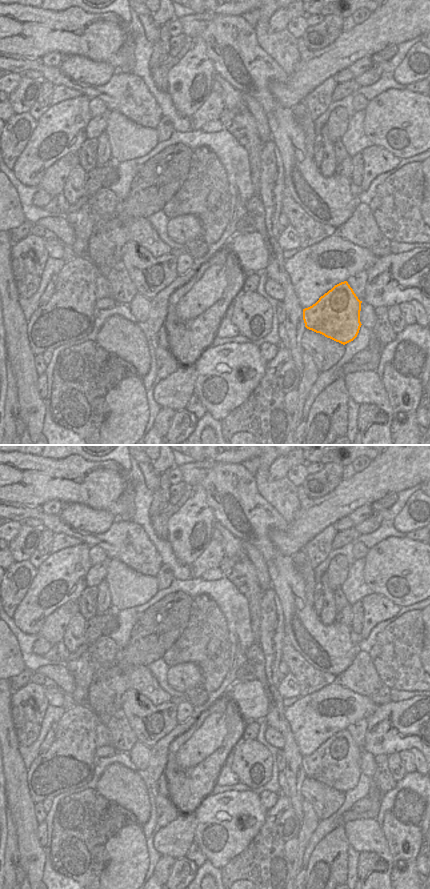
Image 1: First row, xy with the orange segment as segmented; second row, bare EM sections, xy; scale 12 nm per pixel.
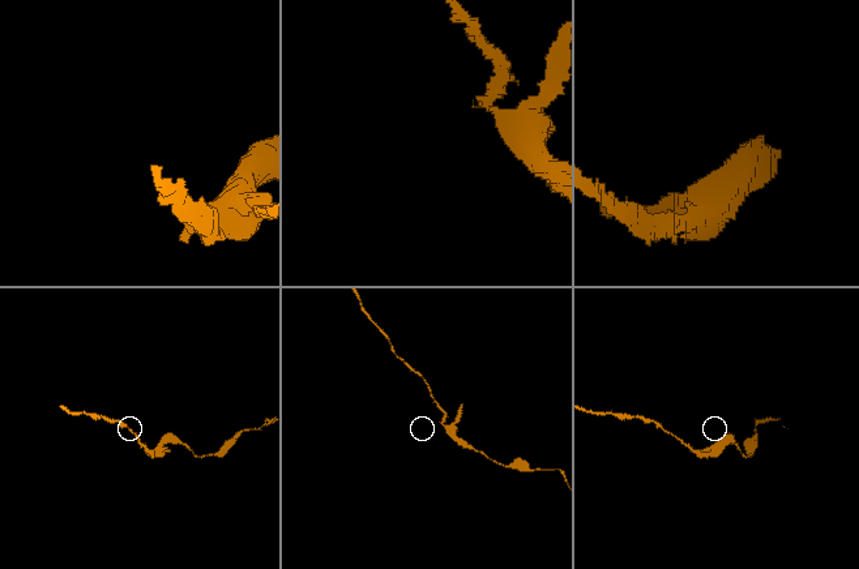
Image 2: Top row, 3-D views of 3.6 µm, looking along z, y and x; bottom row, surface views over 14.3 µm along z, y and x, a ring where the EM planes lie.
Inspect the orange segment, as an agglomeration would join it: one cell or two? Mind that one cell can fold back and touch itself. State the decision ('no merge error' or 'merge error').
merge error

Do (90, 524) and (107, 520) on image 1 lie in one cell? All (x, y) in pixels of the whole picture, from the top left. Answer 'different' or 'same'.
same

